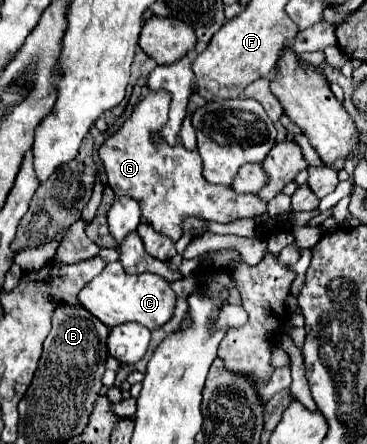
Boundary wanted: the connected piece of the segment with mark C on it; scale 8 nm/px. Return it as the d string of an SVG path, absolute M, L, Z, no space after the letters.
M110 262L106 264L102 274L98 274L82 288L82 292L78 294L78 302L88 312L92 312L98 320L102 320L108 328L126 322L138 322L150 330L156 330L172 318L176 306L176 294L170 288L170 284L158 274L144 272L144 274L130 276L124 272L120 262Z

